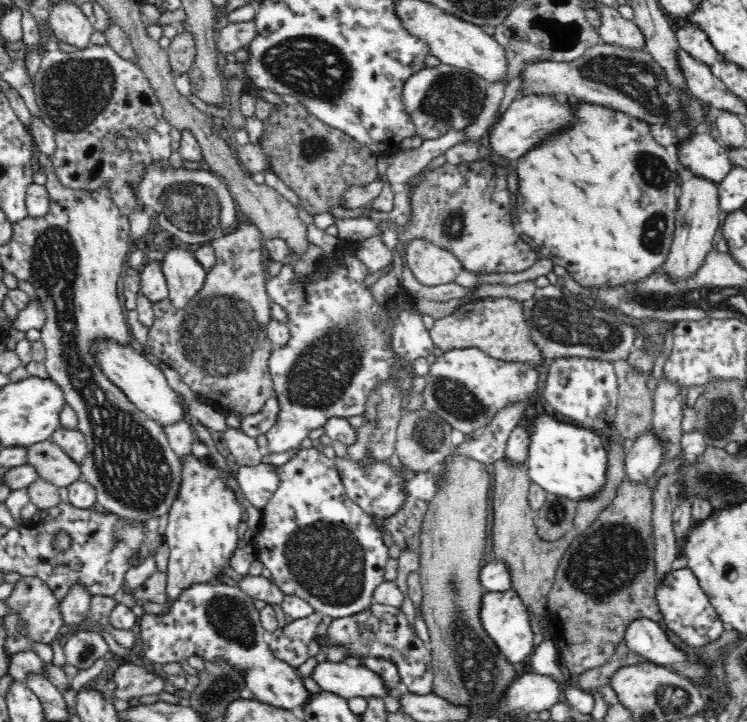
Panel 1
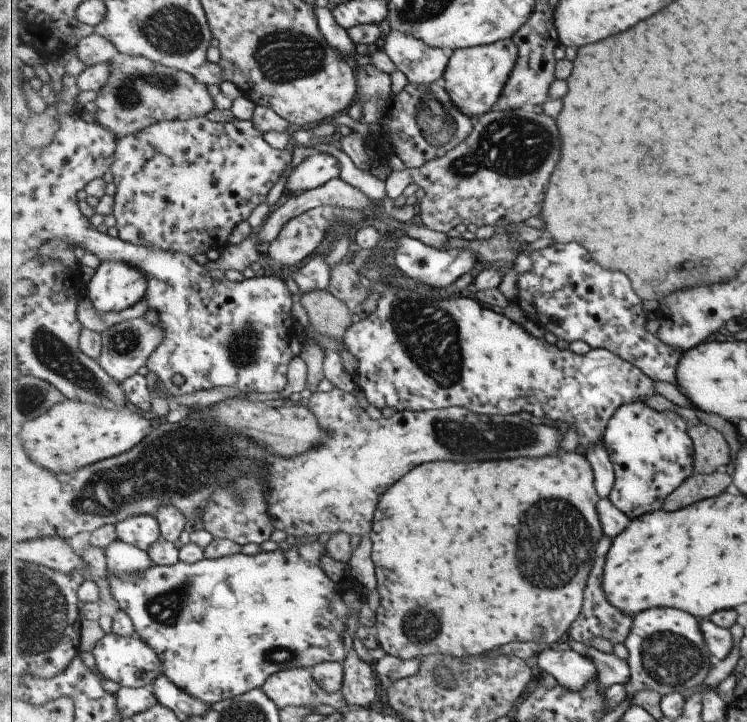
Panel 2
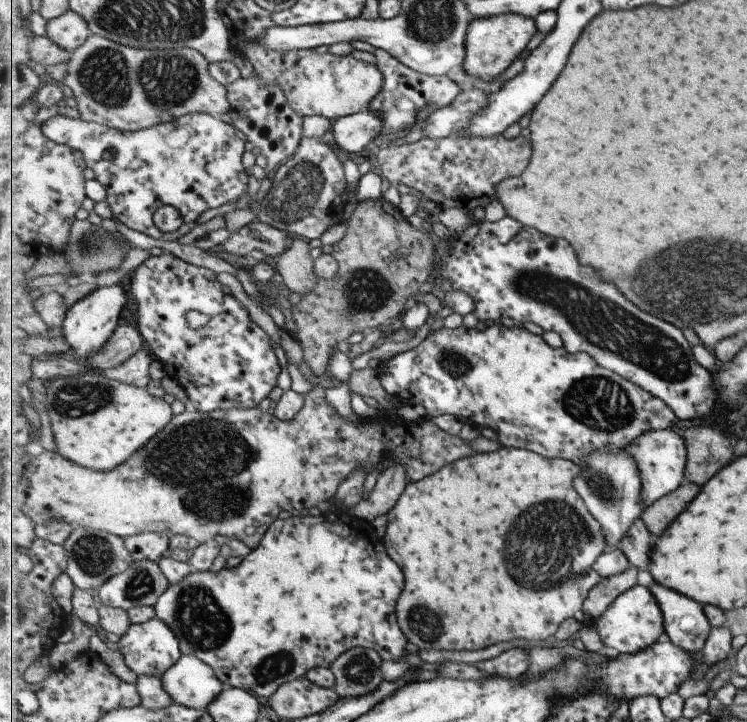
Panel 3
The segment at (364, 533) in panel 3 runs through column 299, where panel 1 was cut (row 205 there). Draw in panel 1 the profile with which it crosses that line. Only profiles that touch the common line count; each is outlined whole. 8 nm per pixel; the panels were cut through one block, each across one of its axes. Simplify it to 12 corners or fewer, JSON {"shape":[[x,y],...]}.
{"shape":[[594,103],[516,160],[522,234],[588,290],[665,264],[679,161]]}

